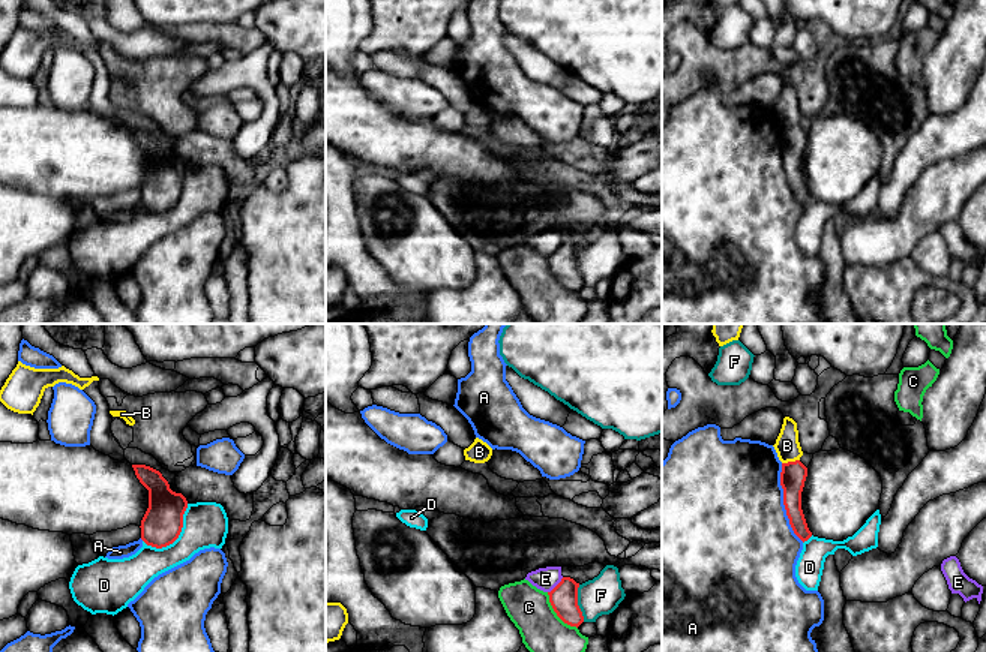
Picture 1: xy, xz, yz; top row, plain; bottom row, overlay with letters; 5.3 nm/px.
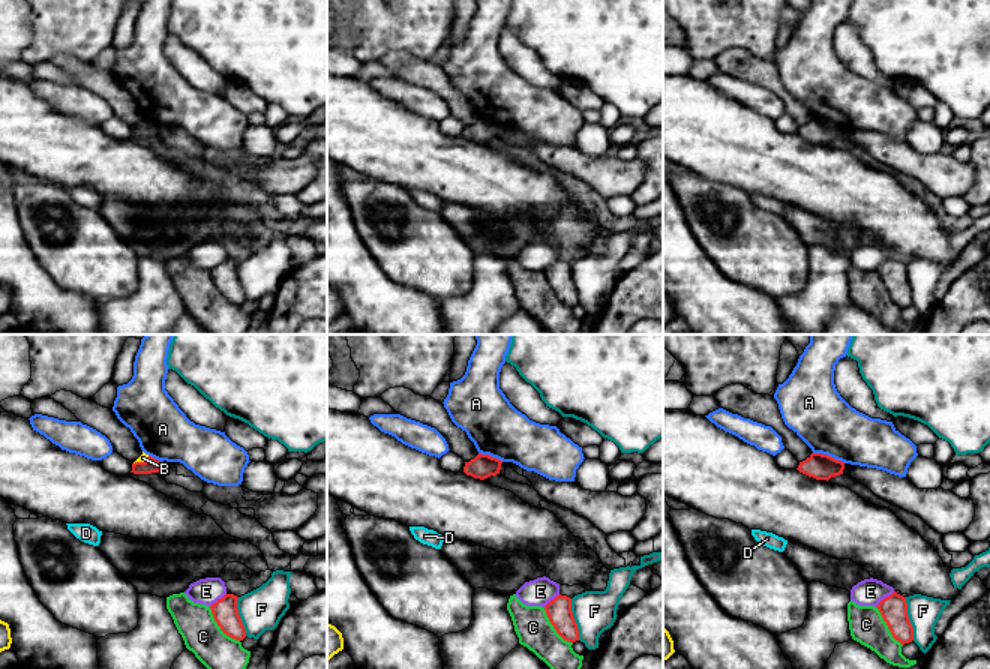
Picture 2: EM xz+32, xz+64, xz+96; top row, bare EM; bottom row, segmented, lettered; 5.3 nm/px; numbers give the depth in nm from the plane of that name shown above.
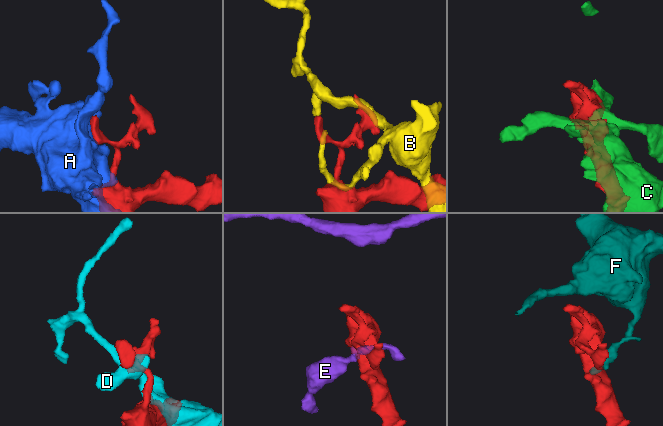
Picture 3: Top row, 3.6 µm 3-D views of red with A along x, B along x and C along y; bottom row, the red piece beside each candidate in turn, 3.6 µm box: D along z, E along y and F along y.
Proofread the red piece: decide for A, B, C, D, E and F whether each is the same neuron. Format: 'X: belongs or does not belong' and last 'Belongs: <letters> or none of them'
A: does not belong
B: does not belong
C: does not belong
D: does not belong
E: does not belong
F: does not belong
Belongs: none of them

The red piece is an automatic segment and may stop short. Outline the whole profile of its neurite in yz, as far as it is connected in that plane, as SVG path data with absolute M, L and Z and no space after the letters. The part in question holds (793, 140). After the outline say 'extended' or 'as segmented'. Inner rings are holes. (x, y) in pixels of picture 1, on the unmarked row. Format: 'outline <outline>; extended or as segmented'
outline M800 126L782 127L780 150L783 169L794 198L804 207L812 201L801 174L801 156L807 141L807 132Z; as segmented

